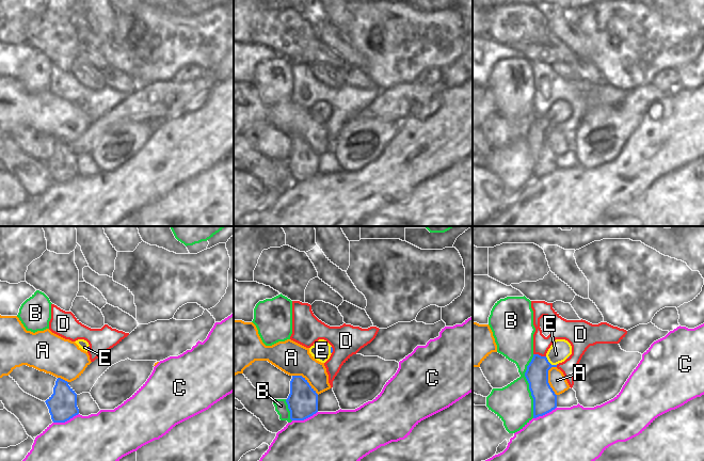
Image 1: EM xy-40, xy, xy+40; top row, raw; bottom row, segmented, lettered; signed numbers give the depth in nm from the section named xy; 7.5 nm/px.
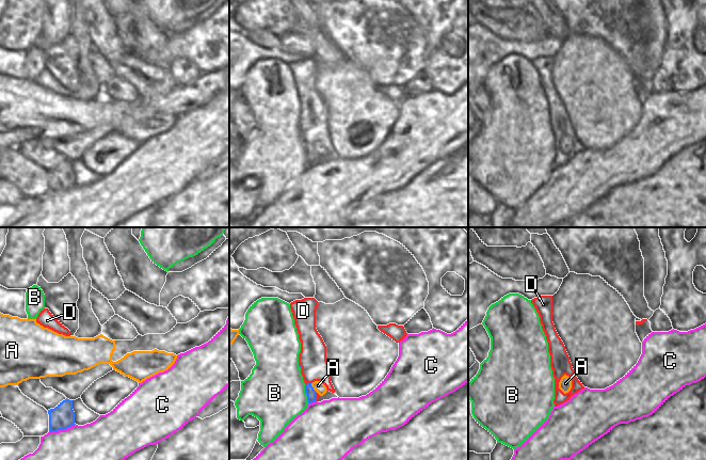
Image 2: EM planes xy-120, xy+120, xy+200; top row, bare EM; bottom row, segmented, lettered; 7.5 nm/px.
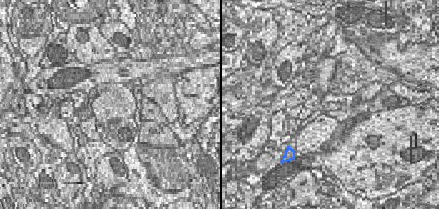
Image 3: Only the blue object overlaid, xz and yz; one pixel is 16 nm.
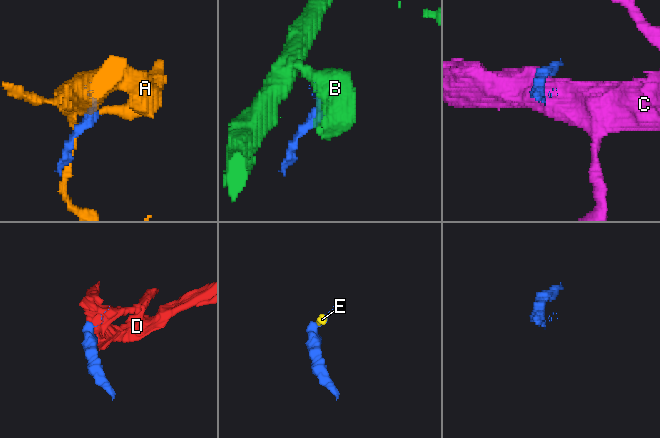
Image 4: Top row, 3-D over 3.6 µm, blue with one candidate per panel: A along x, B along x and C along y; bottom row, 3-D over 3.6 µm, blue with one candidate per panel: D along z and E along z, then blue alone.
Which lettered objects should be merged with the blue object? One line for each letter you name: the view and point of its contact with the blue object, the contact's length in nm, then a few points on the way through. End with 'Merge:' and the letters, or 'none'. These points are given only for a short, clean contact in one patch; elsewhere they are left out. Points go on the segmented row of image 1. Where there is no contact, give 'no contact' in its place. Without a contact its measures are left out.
E: xy+40 (549, 363) | 110 nm | across xy+40 (537, 374), (549, 363), (560, 350)
Merge: E

